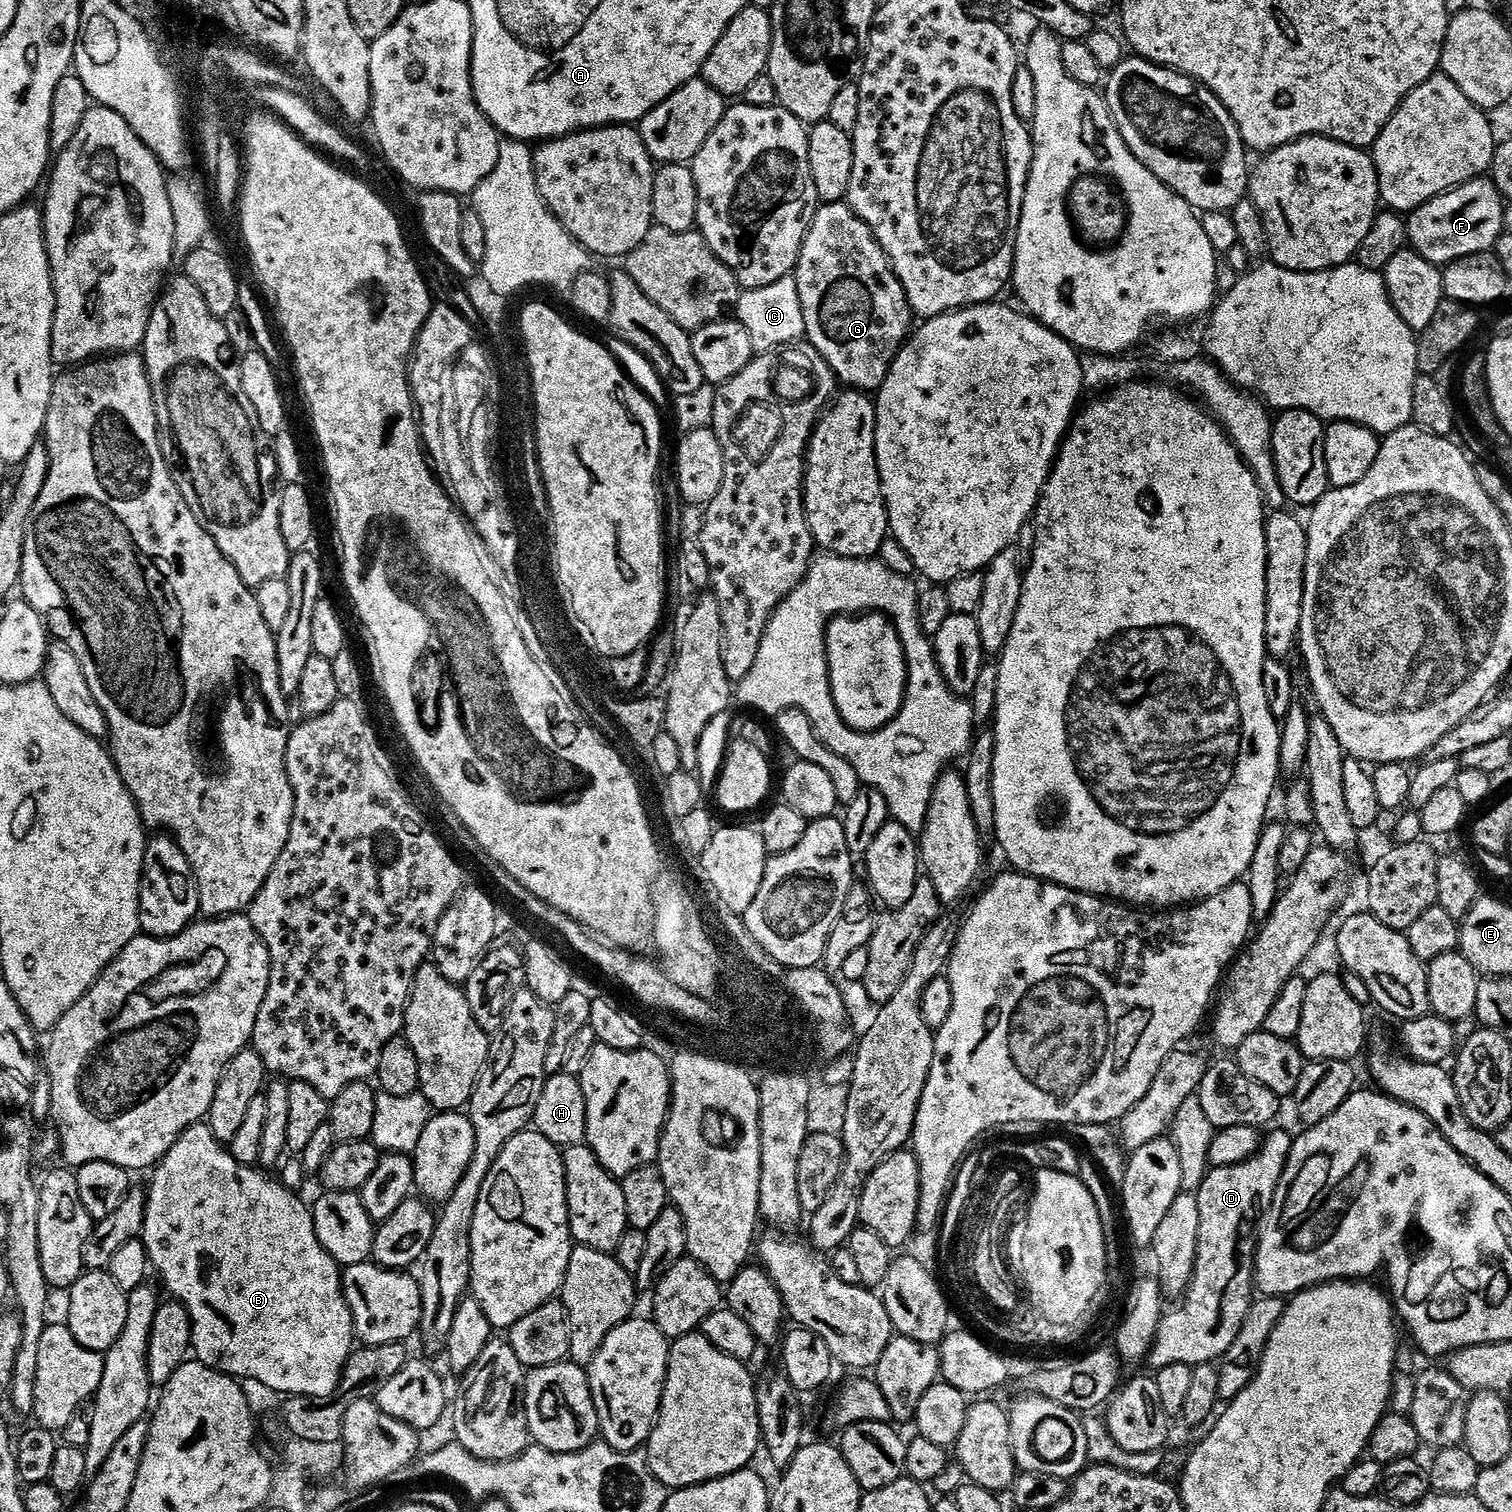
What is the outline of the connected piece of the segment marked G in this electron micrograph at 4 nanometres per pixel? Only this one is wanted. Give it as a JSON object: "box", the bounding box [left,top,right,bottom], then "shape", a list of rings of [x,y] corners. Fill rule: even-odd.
{"box":[794,202,914,390],"shape":[[[837,202],[834,204],[821,203],[816,209],[816,215],[812,218],[812,223],[808,226],[808,232],[804,235],[804,244],[800,248],[800,259],[796,261],[794,269],[796,286],[798,288],[798,298],[802,314],[804,315],[804,335],[807,343],[812,343],[811,347],[818,353],[819,359],[825,360],[836,374],[837,381],[841,385],[847,386],[852,390],[876,390],[883,384],[888,376],[888,370],[892,365],[900,349],[904,347],[910,333],[913,331],[914,313],[908,304],[908,299],[904,293],[904,288],[900,284],[900,279],[892,271],[892,264],[888,260],[887,254],[876,240],[876,233],[865,220],[859,220],[856,211],[848,207],[847,203]]]}

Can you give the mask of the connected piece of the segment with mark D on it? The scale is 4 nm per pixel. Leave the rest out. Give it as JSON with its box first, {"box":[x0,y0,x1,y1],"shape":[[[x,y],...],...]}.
{"box":[1147,1132,1293,1370],"shape":[[[1272,1132],[1263,1137],[1260,1148],[1248,1160],[1225,1168],[1212,1168],[1204,1177],[1194,1195],[1198,1204],[1198,1234],[1196,1264],[1192,1281],[1188,1285],[1185,1308],[1165,1311],[1160,1317],[1160,1328],[1152,1341],[1147,1363],[1159,1370],[1175,1364],[1210,1364],[1219,1361],[1238,1338],[1238,1327],[1216,1328],[1220,1324],[1220,1311],[1224,1308],[1224,1295],[1232,1288],[1240,1272],[1236,1251],[1240,1248],[1240,1231],[1252,1215],[1263,1214],[1274,1203],[1274,1193],[1280,1184],[1288,1155],[1292,1149],[1293,1133]]]}

